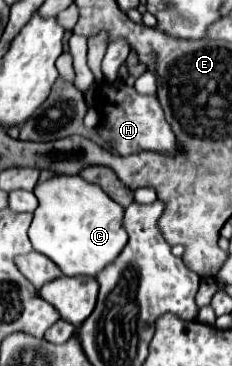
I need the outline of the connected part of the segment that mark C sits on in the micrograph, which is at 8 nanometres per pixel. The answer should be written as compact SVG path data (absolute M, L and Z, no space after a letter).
M82 177L48 179L34 189L40 205L34 211L34 221L28 229L34 251L52 259L60 271L68 277L88 275L96 277L106 265L110 265L128 241L122 219L124 209L114 203L100 187L86 183Z

